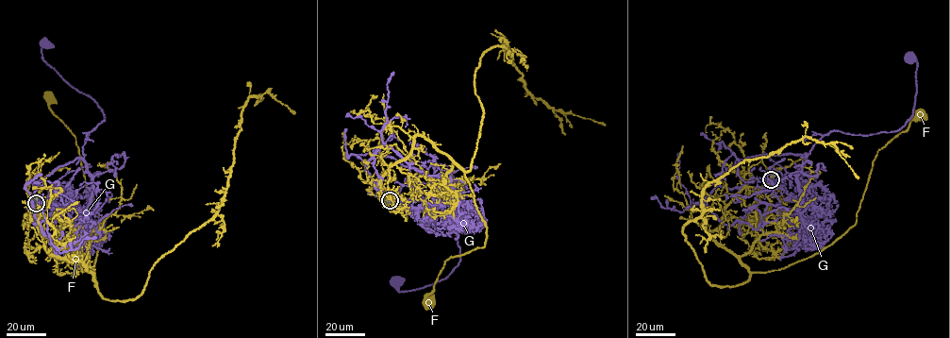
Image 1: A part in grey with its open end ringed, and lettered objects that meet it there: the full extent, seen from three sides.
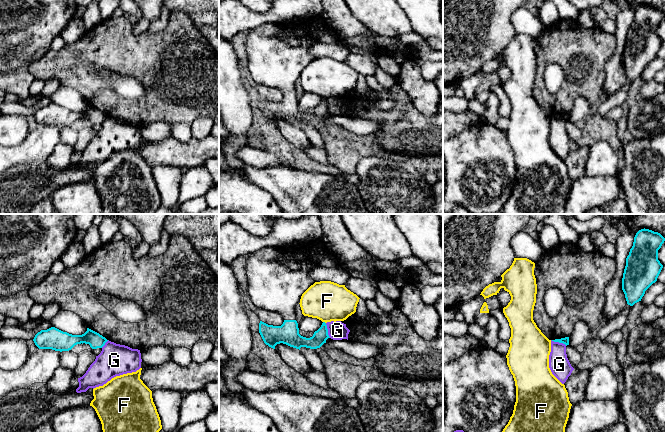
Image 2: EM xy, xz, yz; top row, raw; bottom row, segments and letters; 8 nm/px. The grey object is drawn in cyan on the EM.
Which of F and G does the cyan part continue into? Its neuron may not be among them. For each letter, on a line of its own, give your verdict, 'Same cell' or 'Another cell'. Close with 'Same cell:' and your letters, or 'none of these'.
F: Another cell
G: Another cell
Same cell: none of these

